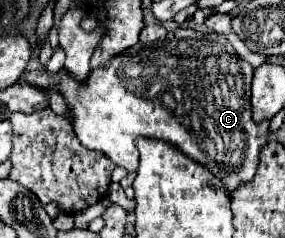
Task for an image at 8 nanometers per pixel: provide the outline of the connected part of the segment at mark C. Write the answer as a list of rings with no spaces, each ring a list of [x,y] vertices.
[[[180,28],[180,38],[168,34],[164,42],[154,42],[148,48],[136,44],[128,52],[112,58],[108,68],[92,70],[84,86],[72,80],[68,74],[62,74],[60,90],[66,104],[70,106],[74,132],[82,146],[86,146],[88,150],[102,152],[116,166],[122,166],[128,172],[136,172],[136,138],[144,136],[164,140],[194,162],[206,166],[224,182],[228,194],[232,194],[242,184],[252,182],[260,162],[260,148],[268,142],[268,122],[254,124],[248,104],[252,72],[254,68],[236,54],[226,36],[204,36],[196,30]]]

